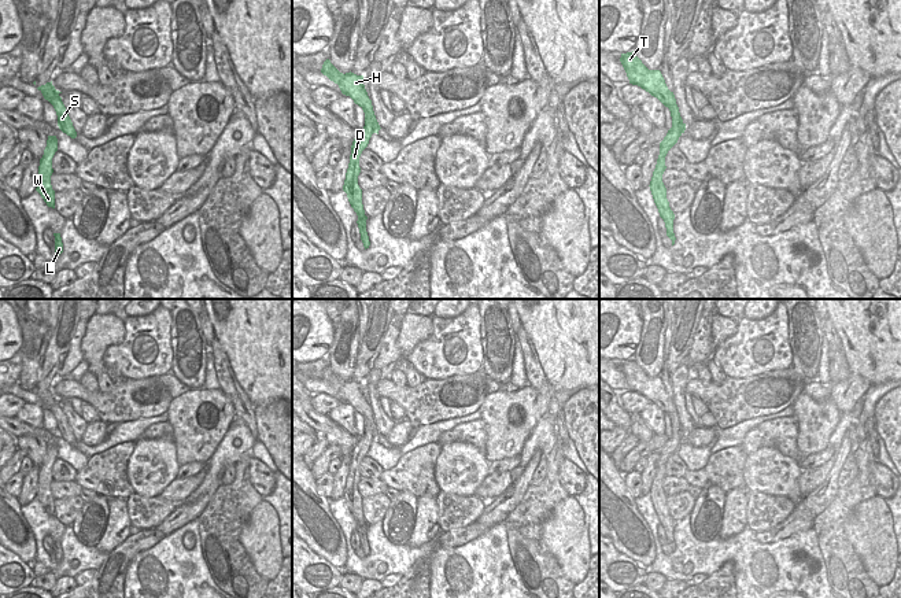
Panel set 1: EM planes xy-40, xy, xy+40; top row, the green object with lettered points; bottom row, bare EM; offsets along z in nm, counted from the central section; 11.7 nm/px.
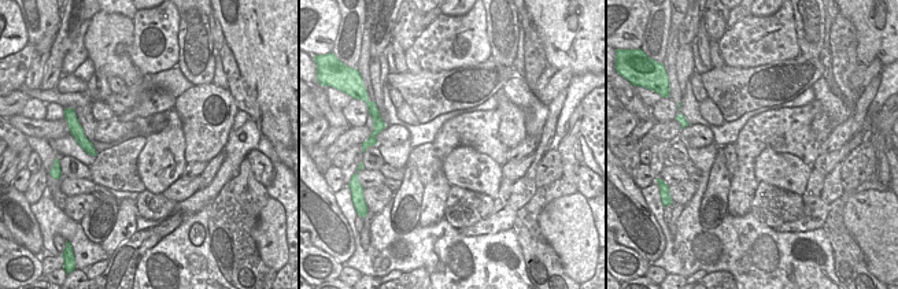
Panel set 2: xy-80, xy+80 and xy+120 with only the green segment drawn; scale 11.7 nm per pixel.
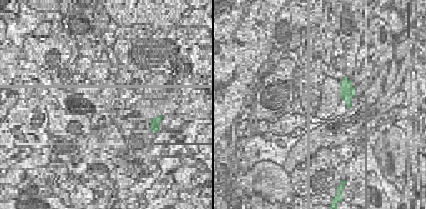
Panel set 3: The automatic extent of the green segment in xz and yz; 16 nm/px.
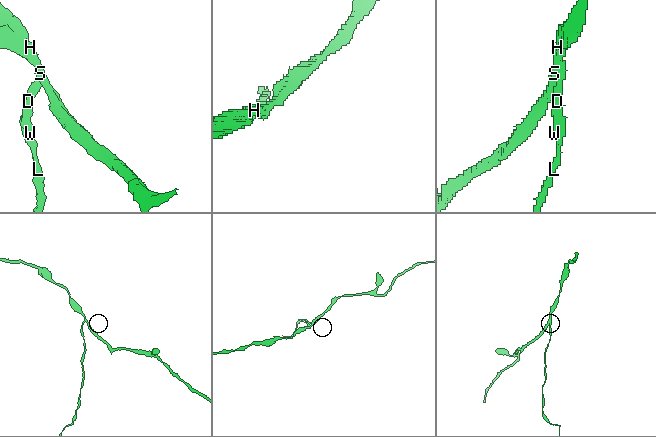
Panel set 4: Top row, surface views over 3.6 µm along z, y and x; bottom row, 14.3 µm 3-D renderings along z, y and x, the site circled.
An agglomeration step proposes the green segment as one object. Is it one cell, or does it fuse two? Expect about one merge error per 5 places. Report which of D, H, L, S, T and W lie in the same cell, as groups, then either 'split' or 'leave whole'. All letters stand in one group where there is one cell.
D L W / H S T | split

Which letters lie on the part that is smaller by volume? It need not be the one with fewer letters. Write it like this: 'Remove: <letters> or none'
Remove: D, L, W

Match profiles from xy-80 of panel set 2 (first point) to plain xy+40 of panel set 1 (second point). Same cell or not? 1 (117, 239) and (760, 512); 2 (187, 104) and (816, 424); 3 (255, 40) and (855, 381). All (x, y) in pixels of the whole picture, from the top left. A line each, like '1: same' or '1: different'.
1: different
2: same
3: different

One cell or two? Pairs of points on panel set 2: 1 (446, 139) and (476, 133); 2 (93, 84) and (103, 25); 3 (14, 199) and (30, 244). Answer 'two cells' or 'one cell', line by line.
1: one cell
2: two cells
3: one cell

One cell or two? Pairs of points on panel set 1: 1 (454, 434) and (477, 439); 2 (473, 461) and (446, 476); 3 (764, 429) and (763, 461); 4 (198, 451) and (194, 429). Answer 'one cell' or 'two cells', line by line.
1: one cell
2: one cell
3: two cells
4: one cell

